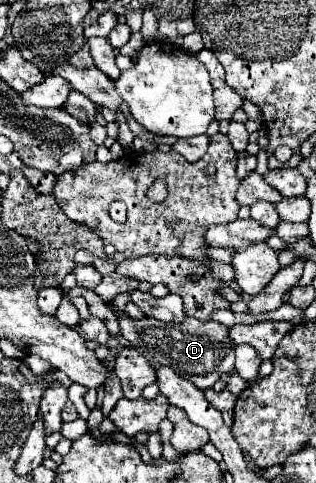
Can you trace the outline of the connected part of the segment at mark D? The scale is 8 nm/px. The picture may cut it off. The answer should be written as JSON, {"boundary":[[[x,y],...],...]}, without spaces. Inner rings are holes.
{"boundary":[[[129,316],[119,318],[121,334],[131,344],[131,348],[139,350],[149,362],[171,366],[177,374],[191,380],[197,388],[205,390],[221,378],[221,374],[229,374],[235,366],[235,344],[227,336],[227,326],[219,322],[201,322],[189,318],[181,324],[175,322],[159,322],[155,318],[133,320]]]}

